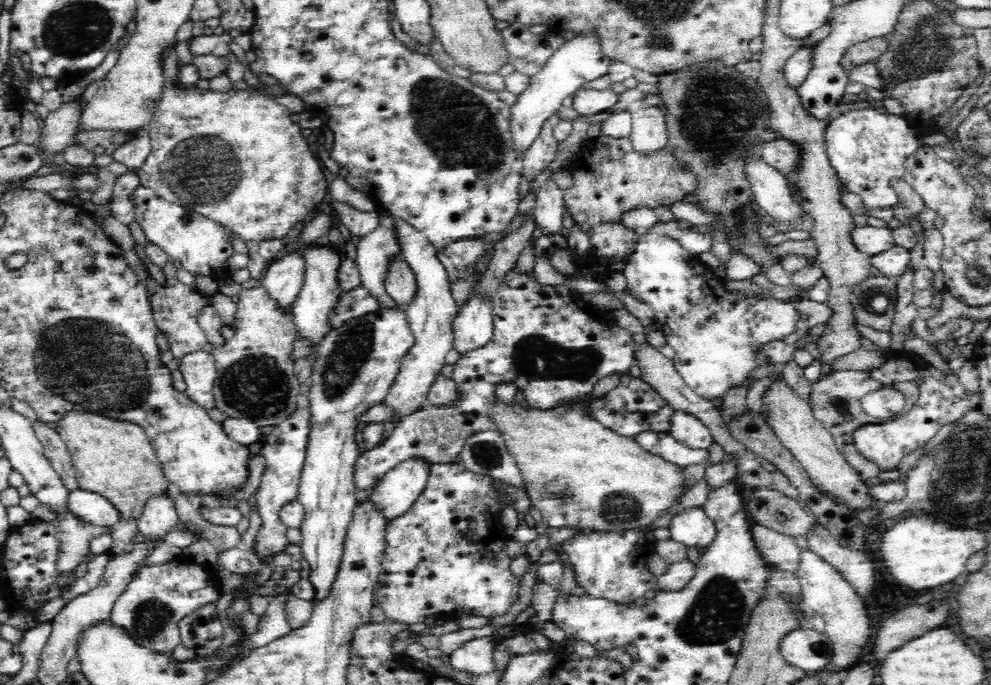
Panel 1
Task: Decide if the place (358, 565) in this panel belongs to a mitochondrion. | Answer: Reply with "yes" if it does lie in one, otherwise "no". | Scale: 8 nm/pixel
no

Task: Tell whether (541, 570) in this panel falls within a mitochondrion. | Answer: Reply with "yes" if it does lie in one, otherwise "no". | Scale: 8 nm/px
no

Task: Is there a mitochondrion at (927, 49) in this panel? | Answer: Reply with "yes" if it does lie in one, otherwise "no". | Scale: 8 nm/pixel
yes

